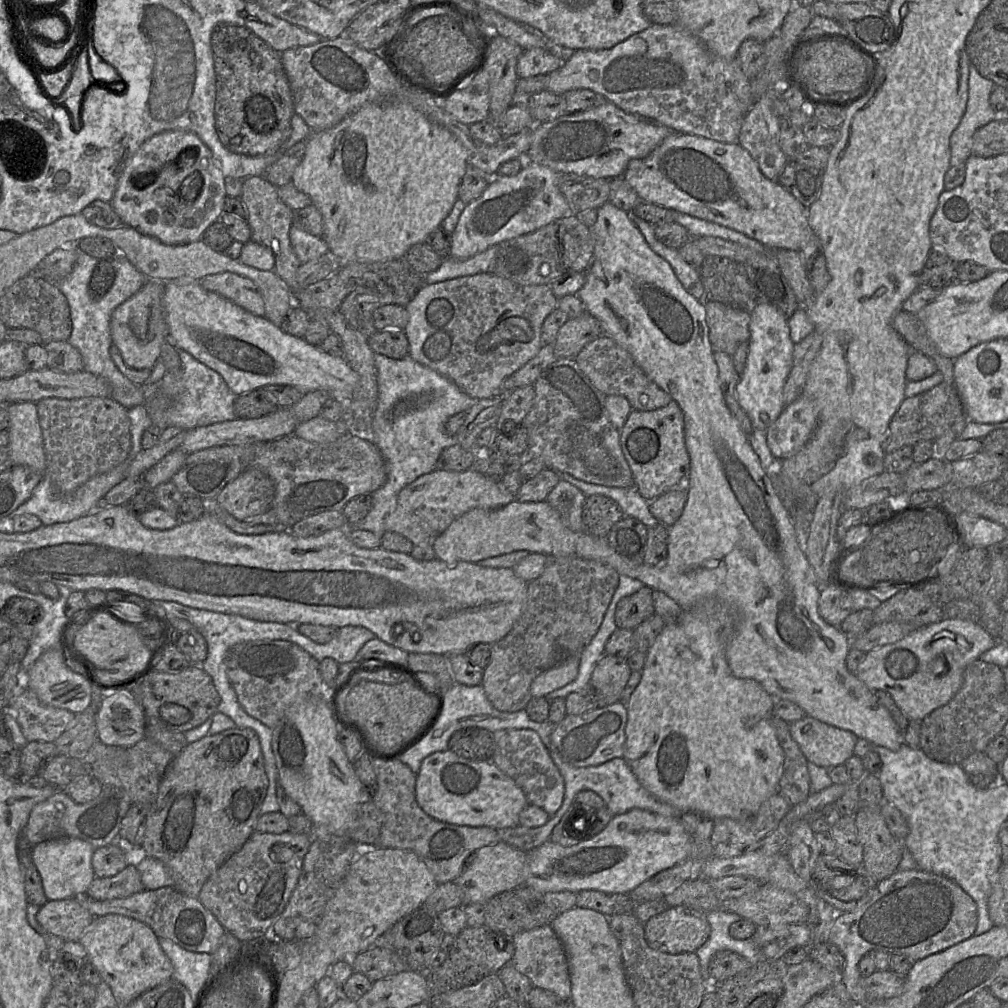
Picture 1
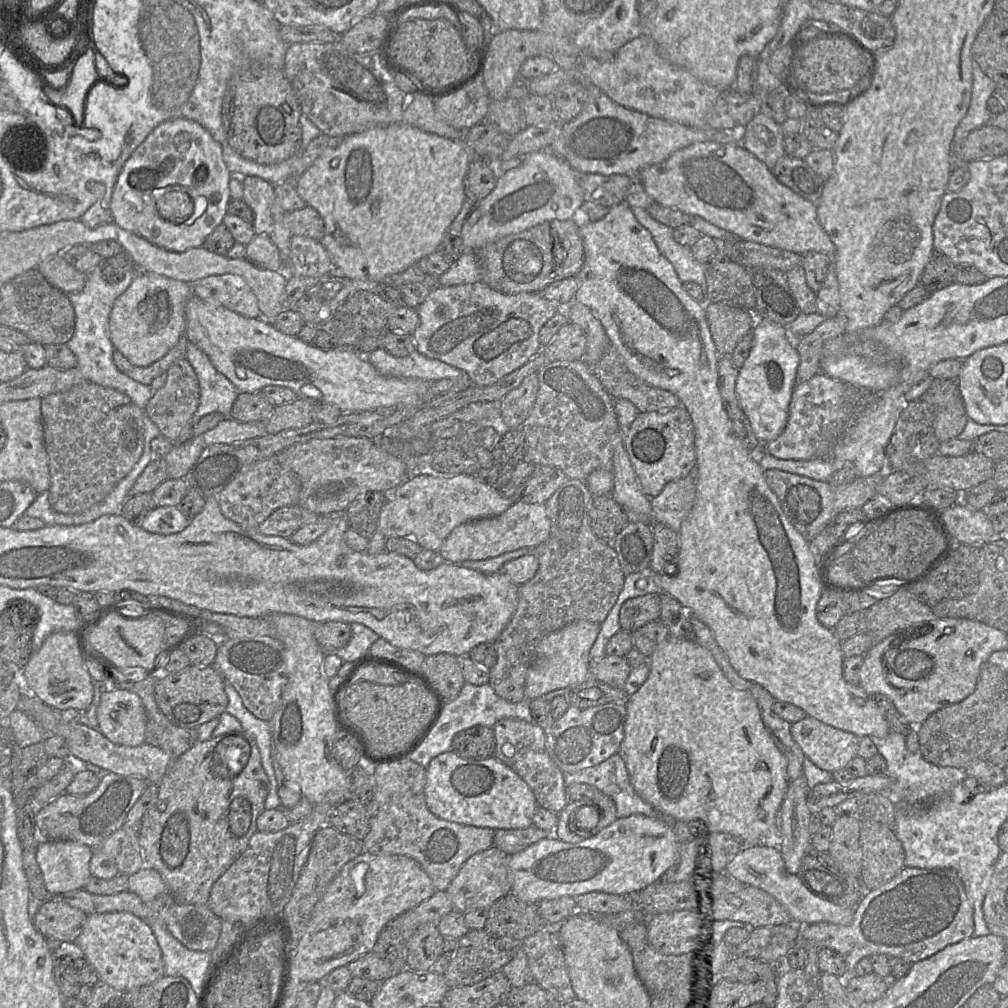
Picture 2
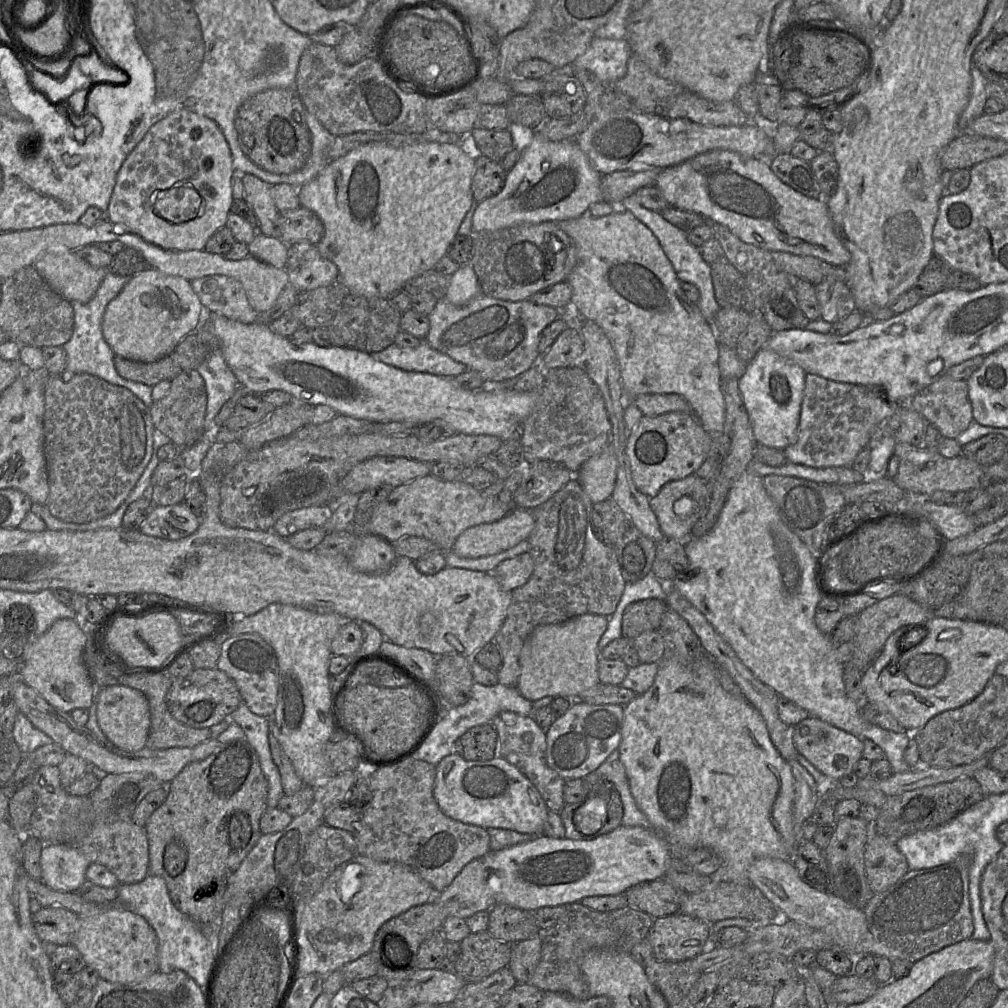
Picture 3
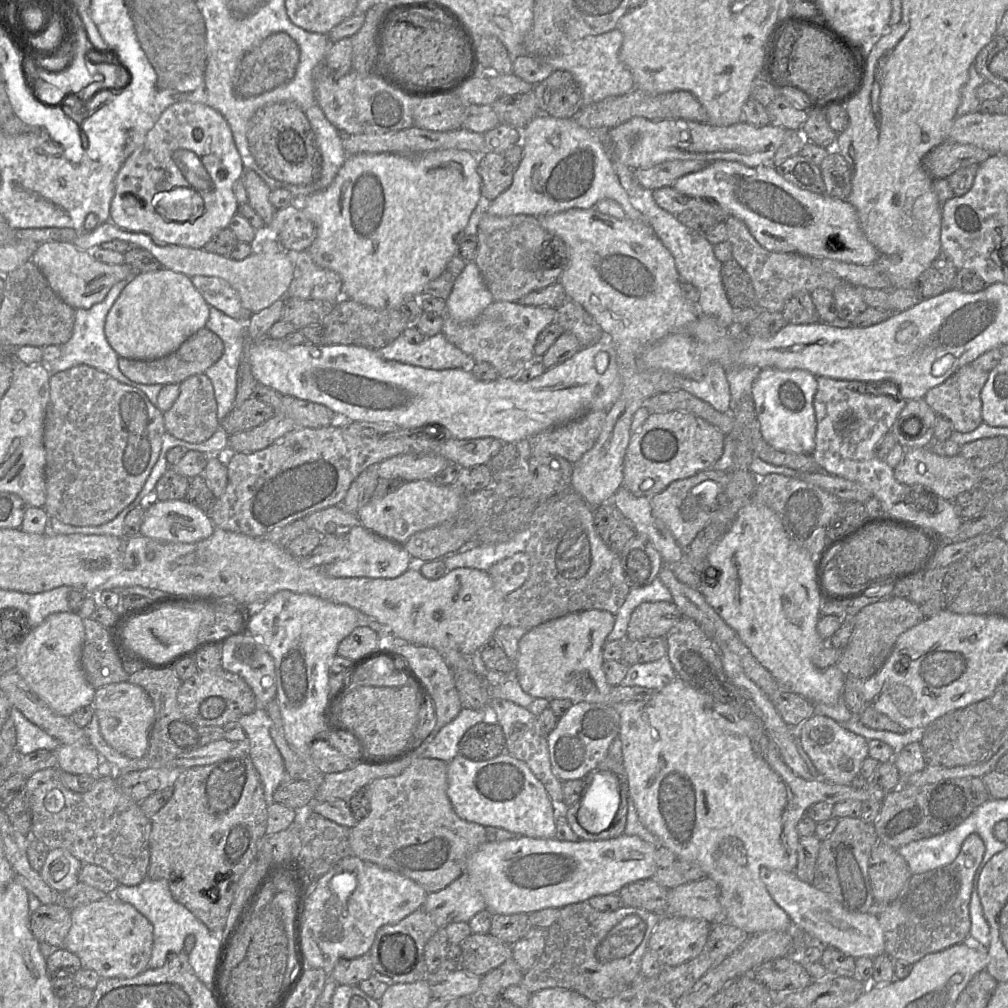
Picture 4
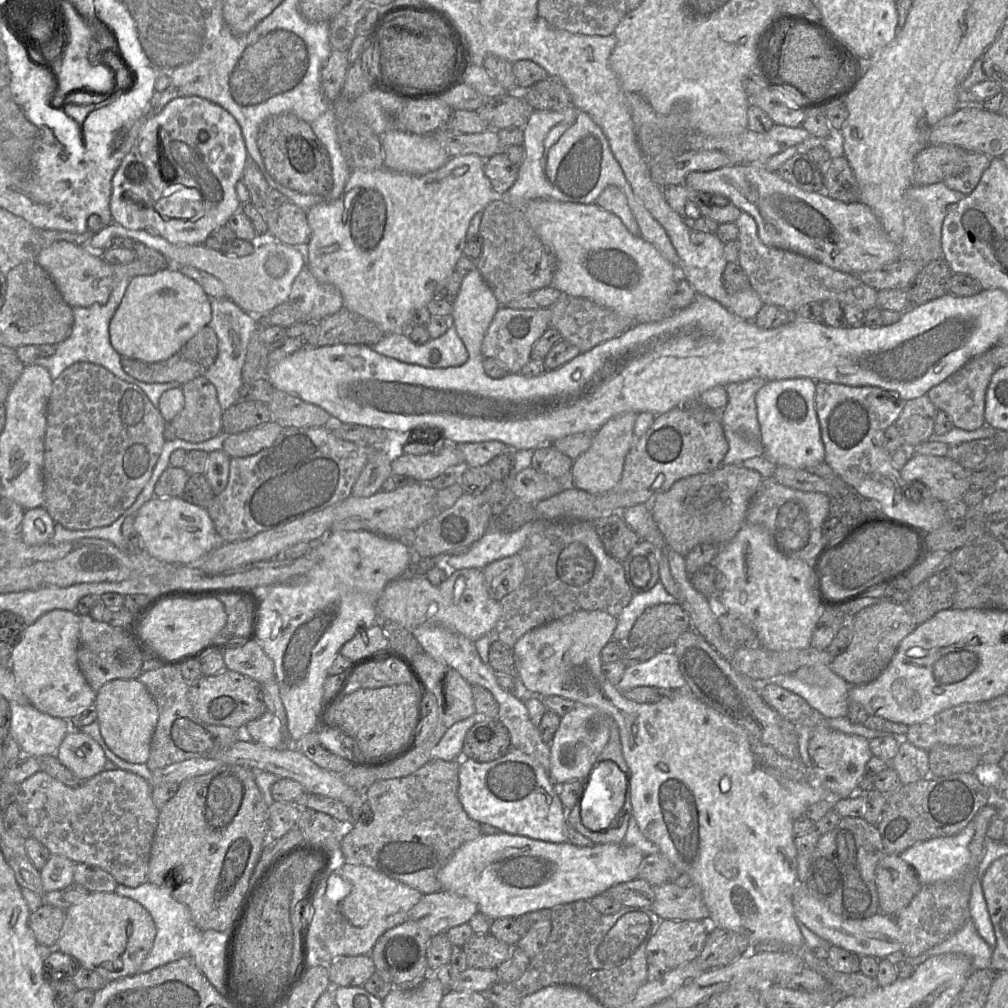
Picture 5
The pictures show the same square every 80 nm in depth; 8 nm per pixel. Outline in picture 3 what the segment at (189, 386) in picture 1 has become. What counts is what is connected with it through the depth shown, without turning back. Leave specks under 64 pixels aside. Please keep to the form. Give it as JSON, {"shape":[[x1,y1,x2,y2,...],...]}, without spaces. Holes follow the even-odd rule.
{"shape":[[220,348,211,350,196,370,205,381,207,393,205,423,208,429,214,427,217,413,235,394,240,383,227,365]]}

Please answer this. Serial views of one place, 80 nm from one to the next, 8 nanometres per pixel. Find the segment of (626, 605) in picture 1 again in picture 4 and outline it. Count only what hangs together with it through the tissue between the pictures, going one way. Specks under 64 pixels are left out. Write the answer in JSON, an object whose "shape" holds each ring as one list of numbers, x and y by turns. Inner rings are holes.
{"shape":[[643,602,631,613,626,639,634,642,644,638,664,638,681,617,673,602]]}

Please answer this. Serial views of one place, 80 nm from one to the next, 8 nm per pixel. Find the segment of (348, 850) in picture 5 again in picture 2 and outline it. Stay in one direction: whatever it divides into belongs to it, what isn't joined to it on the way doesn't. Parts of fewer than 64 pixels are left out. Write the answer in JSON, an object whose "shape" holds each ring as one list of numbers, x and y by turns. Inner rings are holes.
{"shape":[[409,758,381,764,373,769,375,792,368,808,370,831,363,839,363,850,375,854,405,855,416,860,431,878,437,891,445,891,461,866,472,855,494,846,495,830,475,827,438,818,431,813,426,805,425,785,427,770]]}

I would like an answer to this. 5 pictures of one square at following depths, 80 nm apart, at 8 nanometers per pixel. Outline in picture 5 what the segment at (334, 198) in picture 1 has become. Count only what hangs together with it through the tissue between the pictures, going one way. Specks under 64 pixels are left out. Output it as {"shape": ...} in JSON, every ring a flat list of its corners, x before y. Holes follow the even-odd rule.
{"shape":[[474,154,454,156,441,168,421,176,397,173,385,167,372,171,351,171,343,193,338,199,318,203,306,211,311,235,309,242,305,246,304,253,309,270,318,281,336,287,342,295,344,307,351,312,357,313,373,322,386,334,407,332,411,326,414,312,426,307,435,298,437,286,455,272,457,261,463,256,463,249,467,242,466,233,472,218,478,212,483,212,497,197,492,189,490,180,484,173,484,162,483,158]]}

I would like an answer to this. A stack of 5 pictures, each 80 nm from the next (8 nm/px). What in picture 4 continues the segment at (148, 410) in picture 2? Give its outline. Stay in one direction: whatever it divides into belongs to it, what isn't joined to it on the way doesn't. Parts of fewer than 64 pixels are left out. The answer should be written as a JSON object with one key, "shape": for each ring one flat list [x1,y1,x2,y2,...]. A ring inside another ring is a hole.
{"shape":[[203,373,188,377,180,384,180,393,172,407,163,413,166,432,189,443,208,440,220,428,217,418,217,403,211,380]]}

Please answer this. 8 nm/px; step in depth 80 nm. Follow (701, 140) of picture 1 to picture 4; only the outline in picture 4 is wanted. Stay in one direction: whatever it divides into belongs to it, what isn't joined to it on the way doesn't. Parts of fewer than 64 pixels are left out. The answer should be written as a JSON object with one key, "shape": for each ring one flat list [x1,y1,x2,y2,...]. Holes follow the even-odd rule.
{"shape":[[716,160,672,185,684,195,715,201,730,216,742,220,766,250,797,253,809,258,872,266,879,253,864,234,853,205,847,200,800,189,780,176,771,164,749,167,737,161]]}

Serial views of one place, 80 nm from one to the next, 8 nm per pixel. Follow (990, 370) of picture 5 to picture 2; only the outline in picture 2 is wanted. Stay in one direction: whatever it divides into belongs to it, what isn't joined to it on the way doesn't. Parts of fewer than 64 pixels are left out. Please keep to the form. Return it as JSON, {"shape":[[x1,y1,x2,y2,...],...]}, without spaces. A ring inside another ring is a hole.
{"shape":[[934,379,919,400,933,407,935,420,932,432,940,443,957,438,964,430,969,418,957,379]]}

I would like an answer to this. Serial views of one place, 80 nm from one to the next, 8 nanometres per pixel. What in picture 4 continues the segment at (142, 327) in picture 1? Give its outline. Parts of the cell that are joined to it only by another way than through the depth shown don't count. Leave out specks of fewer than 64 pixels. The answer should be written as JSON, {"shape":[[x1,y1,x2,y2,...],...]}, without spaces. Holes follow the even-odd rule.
{"shape":[[161,268,131,277,106,316,104,332,119,357,158,359,177,350,191,335,205,327,209,310,210,306,190,277]]}

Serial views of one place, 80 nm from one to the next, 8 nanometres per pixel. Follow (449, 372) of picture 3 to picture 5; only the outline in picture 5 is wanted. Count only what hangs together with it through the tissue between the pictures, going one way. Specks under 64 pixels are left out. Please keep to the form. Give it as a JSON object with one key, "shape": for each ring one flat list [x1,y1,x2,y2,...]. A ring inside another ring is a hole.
{"shape":[[453,326,439,338,430,339,425,344,415,344,405,332,387,334,372,348,380,355,425,368,457,367,463,365,469,357]]}

